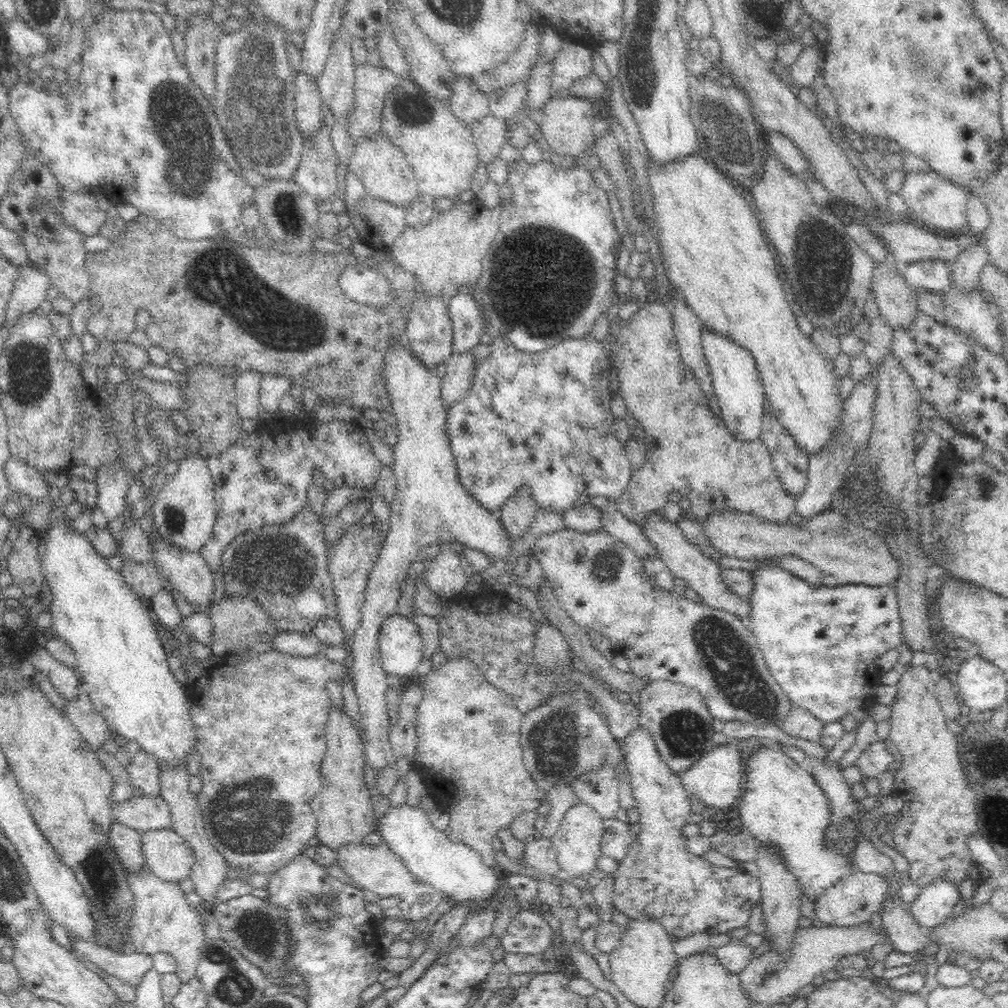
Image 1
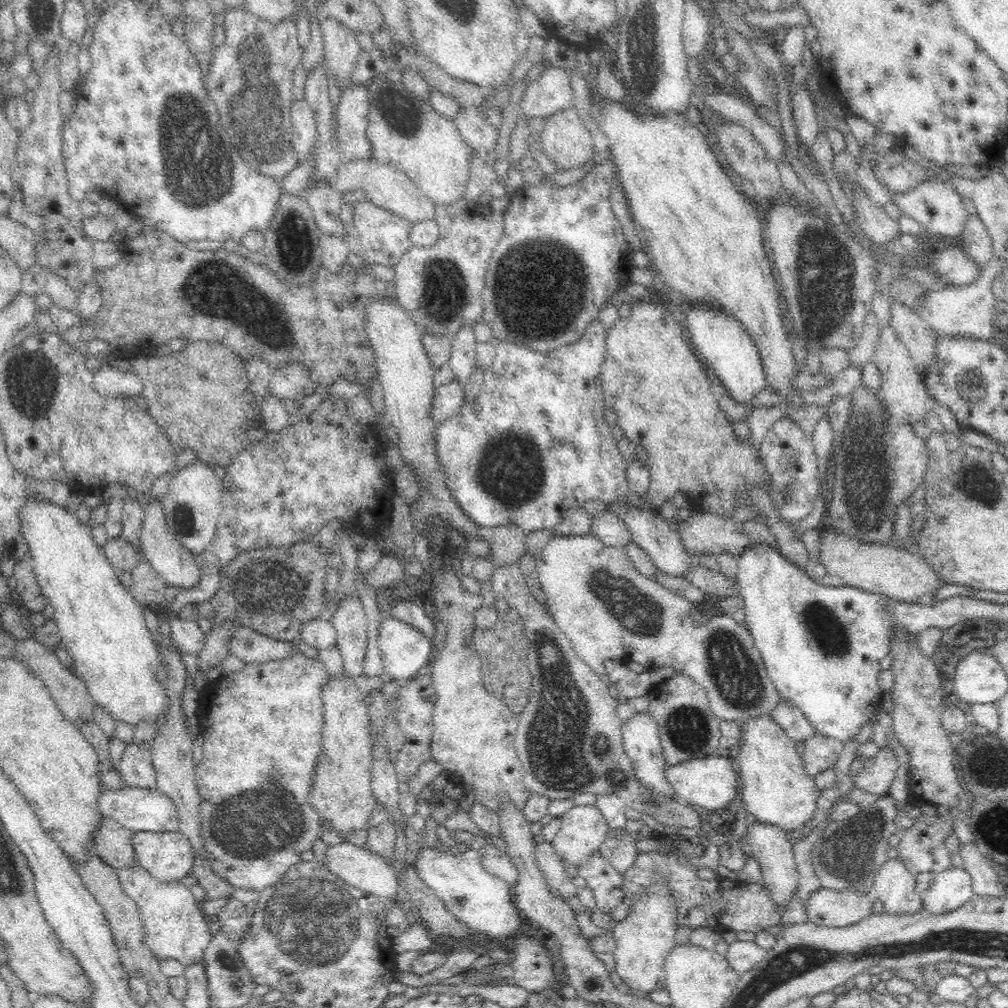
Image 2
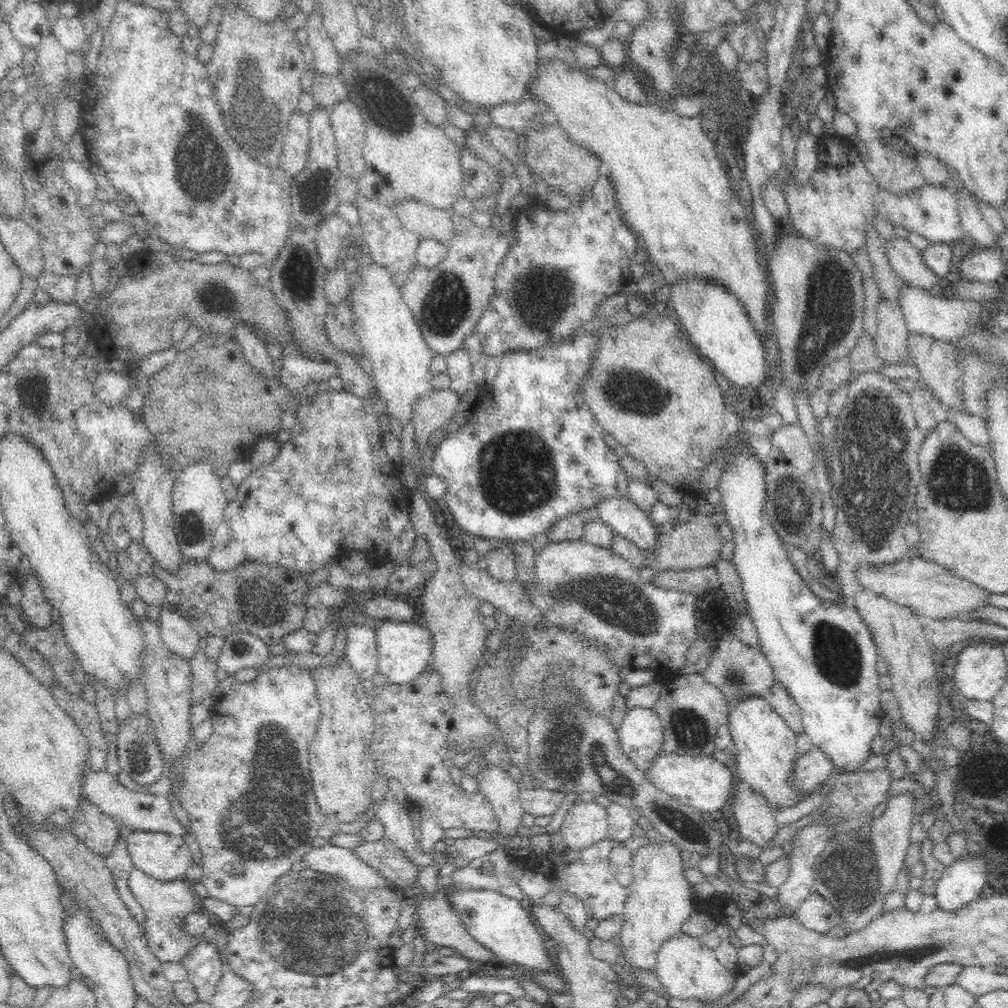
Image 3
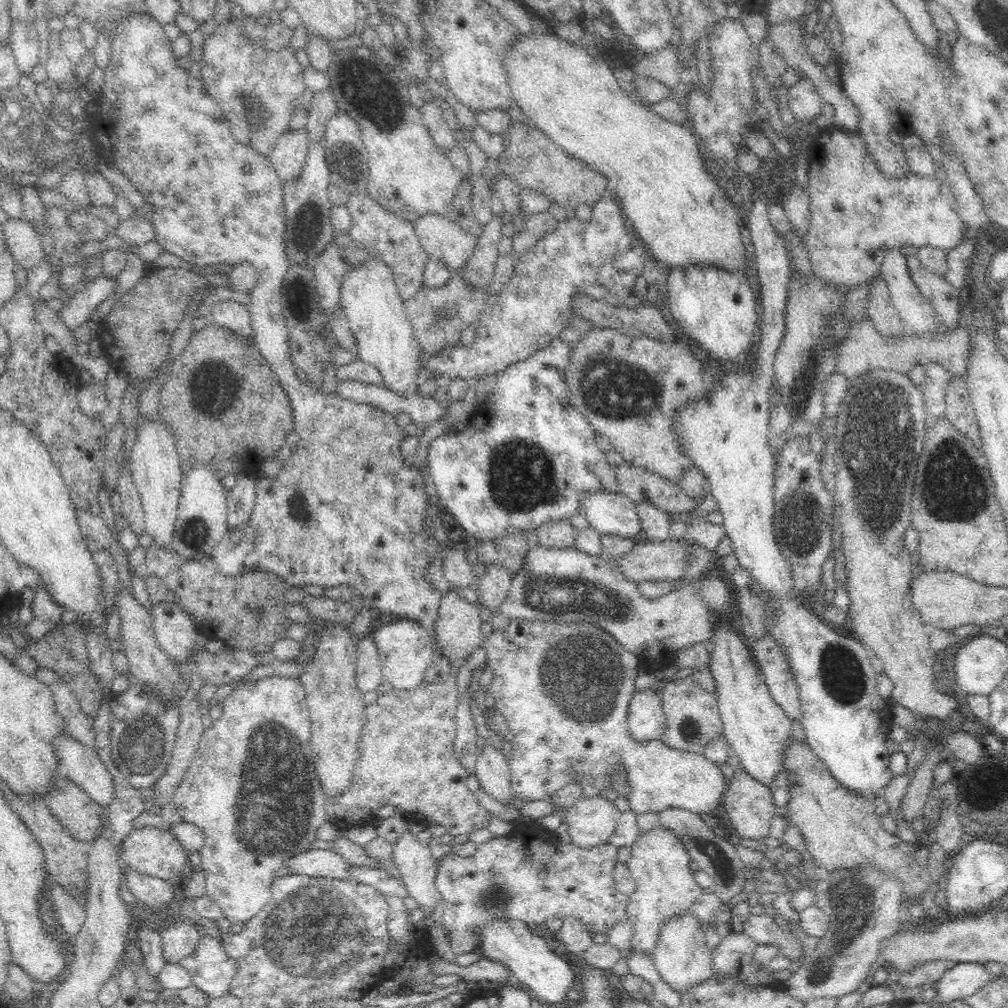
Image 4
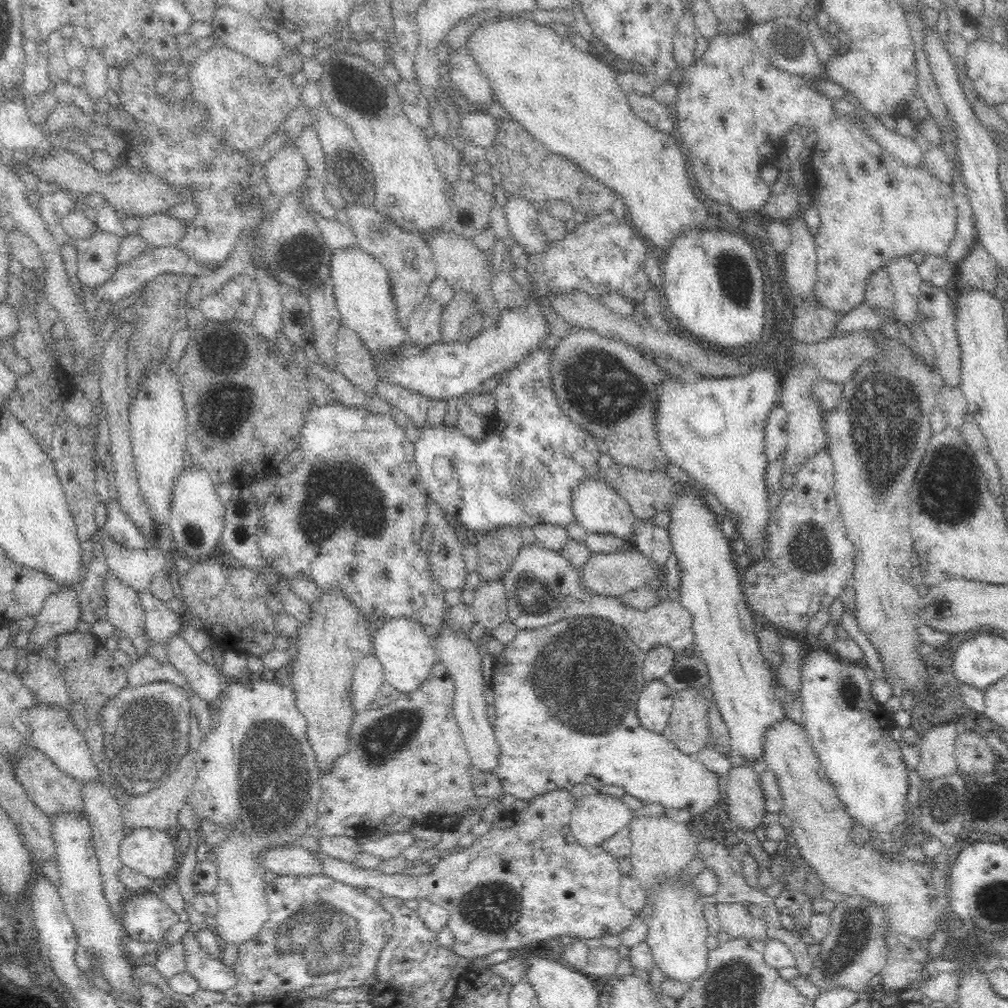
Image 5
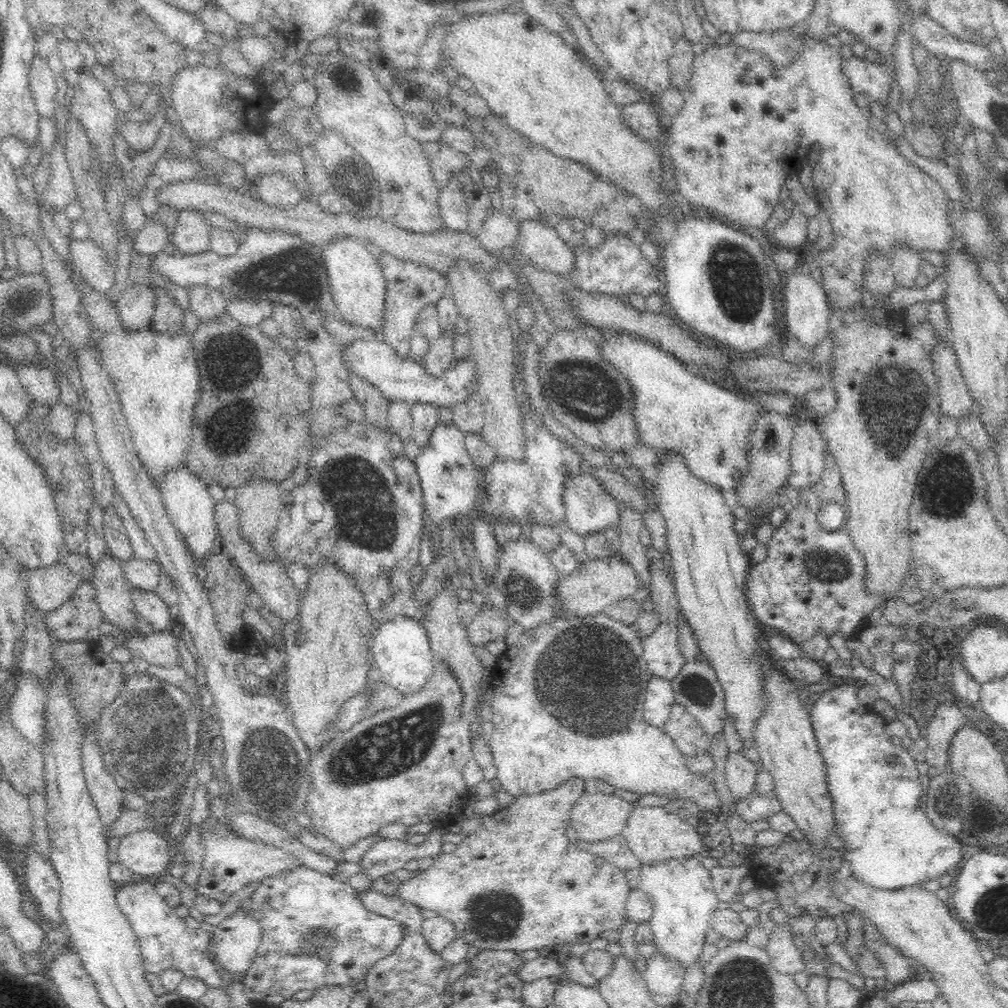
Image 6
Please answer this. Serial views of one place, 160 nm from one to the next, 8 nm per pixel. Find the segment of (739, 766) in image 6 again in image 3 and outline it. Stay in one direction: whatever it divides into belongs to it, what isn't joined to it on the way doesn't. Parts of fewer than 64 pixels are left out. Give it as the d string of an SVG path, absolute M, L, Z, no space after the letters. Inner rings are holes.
M741 781L736 793L731 794L730 801L733 818L739 828L738 838L749 840L764 850L778 830L776 809L761 792L752 790Z

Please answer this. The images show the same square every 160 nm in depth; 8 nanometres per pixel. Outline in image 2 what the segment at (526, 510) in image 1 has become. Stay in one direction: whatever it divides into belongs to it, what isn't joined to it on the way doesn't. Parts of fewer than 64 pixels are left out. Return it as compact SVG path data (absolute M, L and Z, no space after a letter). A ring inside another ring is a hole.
M507 524L499 526L487 534L488 548L495 567L504 568L516 565L525 552L524 531L520 527Z

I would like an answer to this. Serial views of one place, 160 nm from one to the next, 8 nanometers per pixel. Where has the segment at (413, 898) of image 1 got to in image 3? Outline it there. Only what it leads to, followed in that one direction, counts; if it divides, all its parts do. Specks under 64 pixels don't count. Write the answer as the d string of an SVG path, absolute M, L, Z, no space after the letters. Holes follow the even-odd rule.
M340 846L312 847L302 860L304 869L344 880L358 889L385 887L385 878L363 863L351 850Z

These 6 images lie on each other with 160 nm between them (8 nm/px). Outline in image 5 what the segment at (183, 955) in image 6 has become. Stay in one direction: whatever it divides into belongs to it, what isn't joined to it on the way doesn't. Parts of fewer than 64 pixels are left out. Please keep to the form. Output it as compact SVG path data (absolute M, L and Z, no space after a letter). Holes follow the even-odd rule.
M157 889L150 892L142 892L134 894L124 900L122 904L122 912L120 912L120 919L127 929L129 938L143 943L160 943L162 937L168 929L179 922L178 913L176 913L164 899L158 894ZM196 934L183 938L185 971L198 982L201 989L212 992L226 992L236 984L235 969L222 961L210 958L198 943Z

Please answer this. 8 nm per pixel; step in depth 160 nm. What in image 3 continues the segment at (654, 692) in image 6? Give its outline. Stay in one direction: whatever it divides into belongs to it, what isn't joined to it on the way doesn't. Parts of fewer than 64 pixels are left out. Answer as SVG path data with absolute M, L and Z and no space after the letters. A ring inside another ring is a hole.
M630 706L624 709L623 722L617 731L624 754L644 771L663 751L664 728L654 708Z

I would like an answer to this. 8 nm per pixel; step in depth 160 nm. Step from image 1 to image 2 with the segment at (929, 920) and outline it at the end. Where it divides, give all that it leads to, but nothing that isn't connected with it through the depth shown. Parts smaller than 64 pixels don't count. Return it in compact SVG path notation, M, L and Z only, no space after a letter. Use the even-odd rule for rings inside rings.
M952 866L938 873L930 888L922 894L923 910L932 914L953 912L964 906L974 894L971 874L963 867Z

